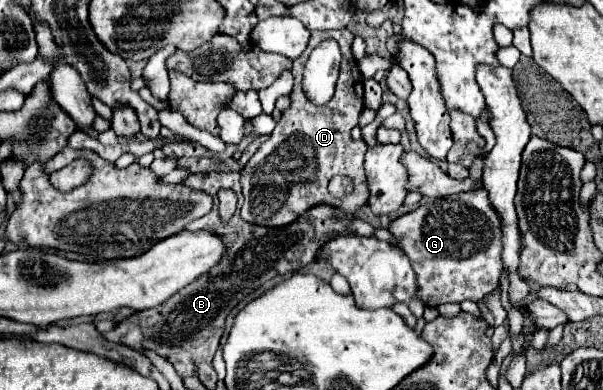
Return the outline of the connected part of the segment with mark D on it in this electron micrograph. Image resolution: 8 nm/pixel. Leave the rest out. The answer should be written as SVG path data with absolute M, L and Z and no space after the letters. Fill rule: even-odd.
M339 29L339 31L313 31L311 33L311 41L305 49L305 53L301 57L297 57L293 61L293 77L295 77L295 85L291 91L291 107L281 111L281 119L277 121L277 127L273 129L273 133L269 135L269 139L265 143L261 143L259 151L249 159L249 163L243 167L241 171L241 185L243 185L243 197L245 203L241 207L241 217L247 223L253 225L263 225L263 227L285 227L291 225L293 221L297 221L299 215L307 213L309 209L317 207L317 205L333 205L337 209L343 209L347 213L355 213L357 209L361 209L369 197L369 189L367 189L367 179L365 179L365 171L363 171L363 155L365 155L365 143L357 141L353 143L351 139L351 129L357 125L359 115L363 111L363 77L361 71L357 67L357 61L351 53L351 43L353 43L353 33L347 29ZM333 39L341 45L343 49L343 59L341 59L341 71L339 71L339 81L337 81L337 91L333 95L333 99L325 105L325 107L315 107L311 101L305 99L305 93L301 89L301 79L303 79L303 69L305 69L305 61L309 57L309 53L321 43ZM335 175L345 175L353 181L353 193L343 197L343 199L335 199L329 195L327 185L331 181L331 177Z

